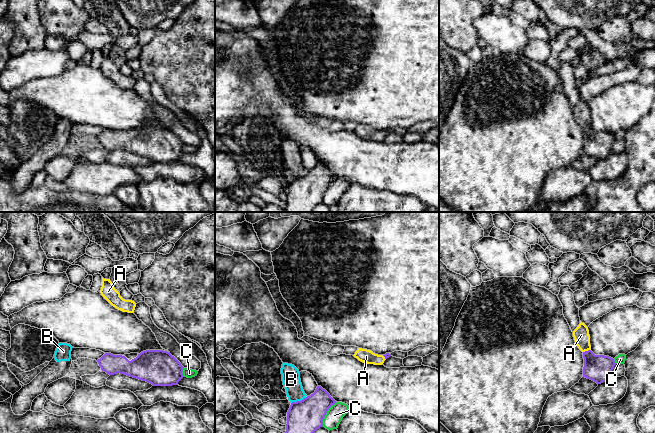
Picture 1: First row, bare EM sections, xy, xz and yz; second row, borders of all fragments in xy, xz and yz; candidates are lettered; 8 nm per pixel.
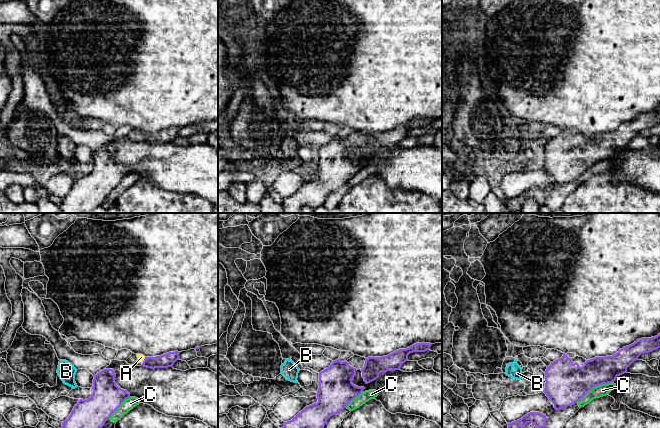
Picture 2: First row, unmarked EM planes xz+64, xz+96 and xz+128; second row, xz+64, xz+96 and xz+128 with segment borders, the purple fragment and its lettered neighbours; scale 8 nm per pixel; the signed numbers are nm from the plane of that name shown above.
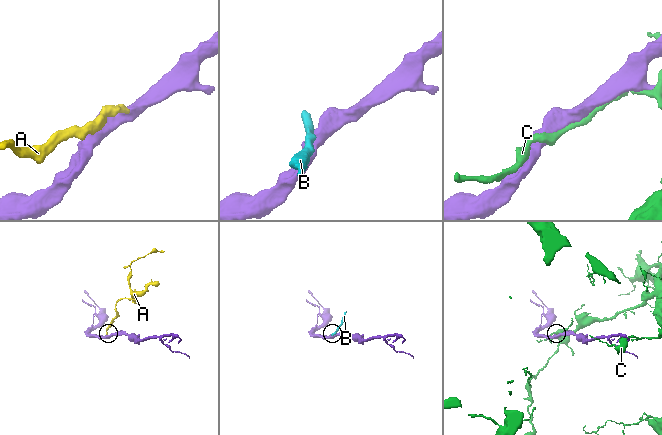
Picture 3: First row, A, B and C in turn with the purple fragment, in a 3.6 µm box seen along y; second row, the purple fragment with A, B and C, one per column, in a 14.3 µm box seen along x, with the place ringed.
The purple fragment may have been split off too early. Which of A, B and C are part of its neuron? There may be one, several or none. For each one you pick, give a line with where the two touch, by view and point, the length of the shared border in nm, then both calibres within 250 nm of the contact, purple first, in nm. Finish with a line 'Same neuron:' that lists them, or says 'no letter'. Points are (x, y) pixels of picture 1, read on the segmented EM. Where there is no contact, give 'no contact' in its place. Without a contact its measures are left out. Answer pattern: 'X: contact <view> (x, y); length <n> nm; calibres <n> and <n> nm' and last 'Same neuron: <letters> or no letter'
A: contact yz (586, 351); length 70 nm; calibres 220 and 130 nm
Same neuron: A

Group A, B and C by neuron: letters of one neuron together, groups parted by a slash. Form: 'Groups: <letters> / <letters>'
Groups: A / B / C

